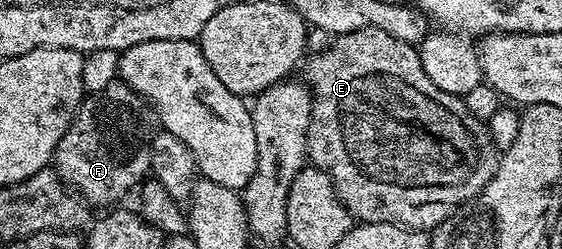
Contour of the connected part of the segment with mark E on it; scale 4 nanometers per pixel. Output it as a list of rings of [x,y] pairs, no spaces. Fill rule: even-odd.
[[[360,29],[354,33],[343,33],[330,41],[333,42],[322,53],[315,54],[313,58],[310,56],[303,65],[306,77],[304,80],[313,94],[313,121],[309,124],[308,160],[333,180],[338,199],[345,204],[349,214],[358,222],[391,223],[401,225],[405,229],[422,231],[436,229],[458,207],[478,197],[483,187],[487,187],[487,183],[495,175],[499,162],[499,150],[497,144],[493,142],[493,134],[482,121],[475,119],[475,115],[471,115],[471,111],[467,111],[464,96],[448,93],[435,87],[435,83],[431,83],[427,71],[423,71],[418,46],[403,43],[403,39],[395,39],[395,35],[387,35],[387,31],[378,29]]]

